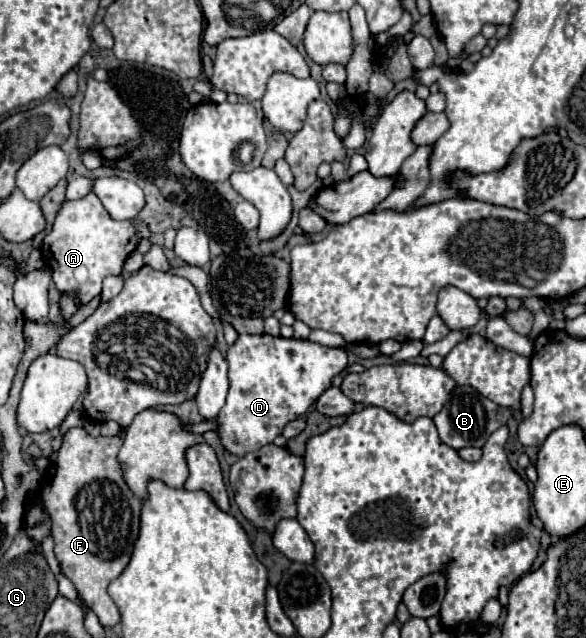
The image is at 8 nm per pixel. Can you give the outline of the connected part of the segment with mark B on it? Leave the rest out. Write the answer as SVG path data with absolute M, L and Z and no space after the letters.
M454 387L442 411L434 417L434 423L440 439L458 451L462 447L482 447L498 427L506 425L512 411L512 407L498 407L494 401L482 397L478 391L474 391L474 387Z

